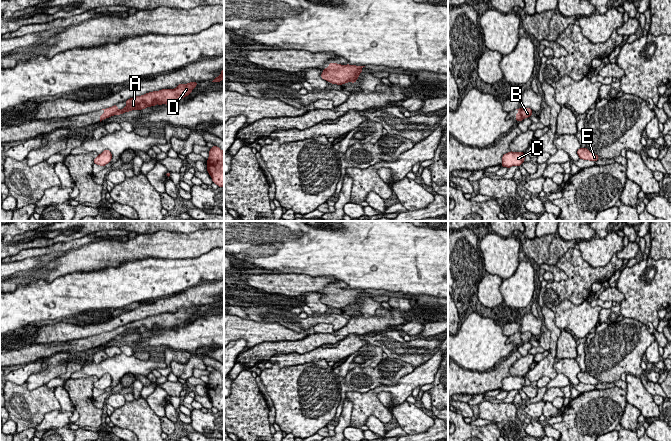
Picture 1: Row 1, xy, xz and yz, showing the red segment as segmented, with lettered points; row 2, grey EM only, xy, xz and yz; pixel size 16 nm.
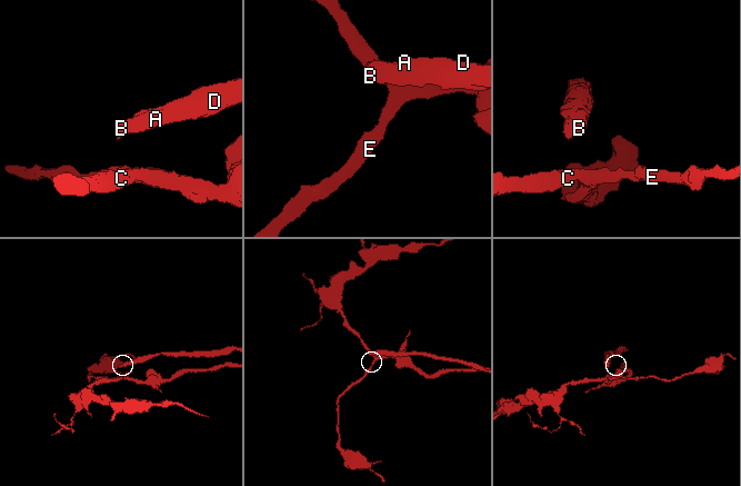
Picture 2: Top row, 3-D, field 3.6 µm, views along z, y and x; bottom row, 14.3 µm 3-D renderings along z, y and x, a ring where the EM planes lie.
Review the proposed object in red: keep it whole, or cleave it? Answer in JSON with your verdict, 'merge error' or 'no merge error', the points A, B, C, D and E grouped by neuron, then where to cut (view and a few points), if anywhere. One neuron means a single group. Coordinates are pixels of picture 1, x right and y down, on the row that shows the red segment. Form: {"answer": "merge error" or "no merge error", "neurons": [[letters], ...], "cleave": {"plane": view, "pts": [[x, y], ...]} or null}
{"answer": "no merge error", "neurons": [["A", "B", "C", "D", "E"]], "cleave": null}

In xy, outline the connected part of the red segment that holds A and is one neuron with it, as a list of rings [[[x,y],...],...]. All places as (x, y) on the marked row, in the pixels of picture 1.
[[[190,82],[187,84],[179,84],[175,89],[162,89],[130,98],[126,100],[127,105],[122,110],[119,110],[117,105],[102,109],[105,112],[101,114],[100,122],[103,119],[132,110],[142,110],[148,106],[155,106],[156,104],[170,105],[179,102],[181,99],[188,96],[196,86],[197,82]]]

